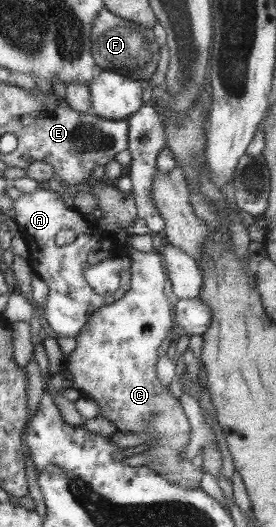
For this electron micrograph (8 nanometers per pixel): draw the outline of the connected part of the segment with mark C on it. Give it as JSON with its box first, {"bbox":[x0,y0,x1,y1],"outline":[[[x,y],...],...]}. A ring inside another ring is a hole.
{"bbox":[66,250,204,489],"outline":[[[134,250],[128,255],[133,262],[131,288],[119,301],[103,306],[89,316],[85,328],[75,338],[77,345],[67,357],[66,368],[72,373],[73,388],[78,390],[81,396],[95,402],[100,408],[98,415],[110,420],[118,431],[123,433],[145,432],[153,436],[149,440],[150,447],[143,452],[149,458],[147,464],[144,465],[174,485],[198,489],[201,486],[204,471],[181,455],[181,452],[188,446],[192,434],[189,418],[180,401],[172,396],[170,390],[167,391],[167,388],[158,380],[156,372],[156,362],[159,360],[158,348],[162,346],[164,338],[168,336],[172,328],[172,306],[164,294],[166,274],[160,264],[160,253]]]}

